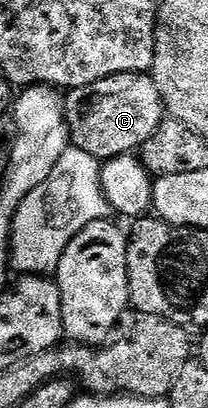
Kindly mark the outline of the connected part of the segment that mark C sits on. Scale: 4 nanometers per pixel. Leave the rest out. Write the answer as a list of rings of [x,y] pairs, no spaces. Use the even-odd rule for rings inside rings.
[[[145,72],[115,74],[106,80],[67,91],[64,115],[71,145],[82,152],[90,152],[90,156],[107,160],[139,151],[140,146],[158,132],[166,111],[158,84],[154,84],[151,73]]]

